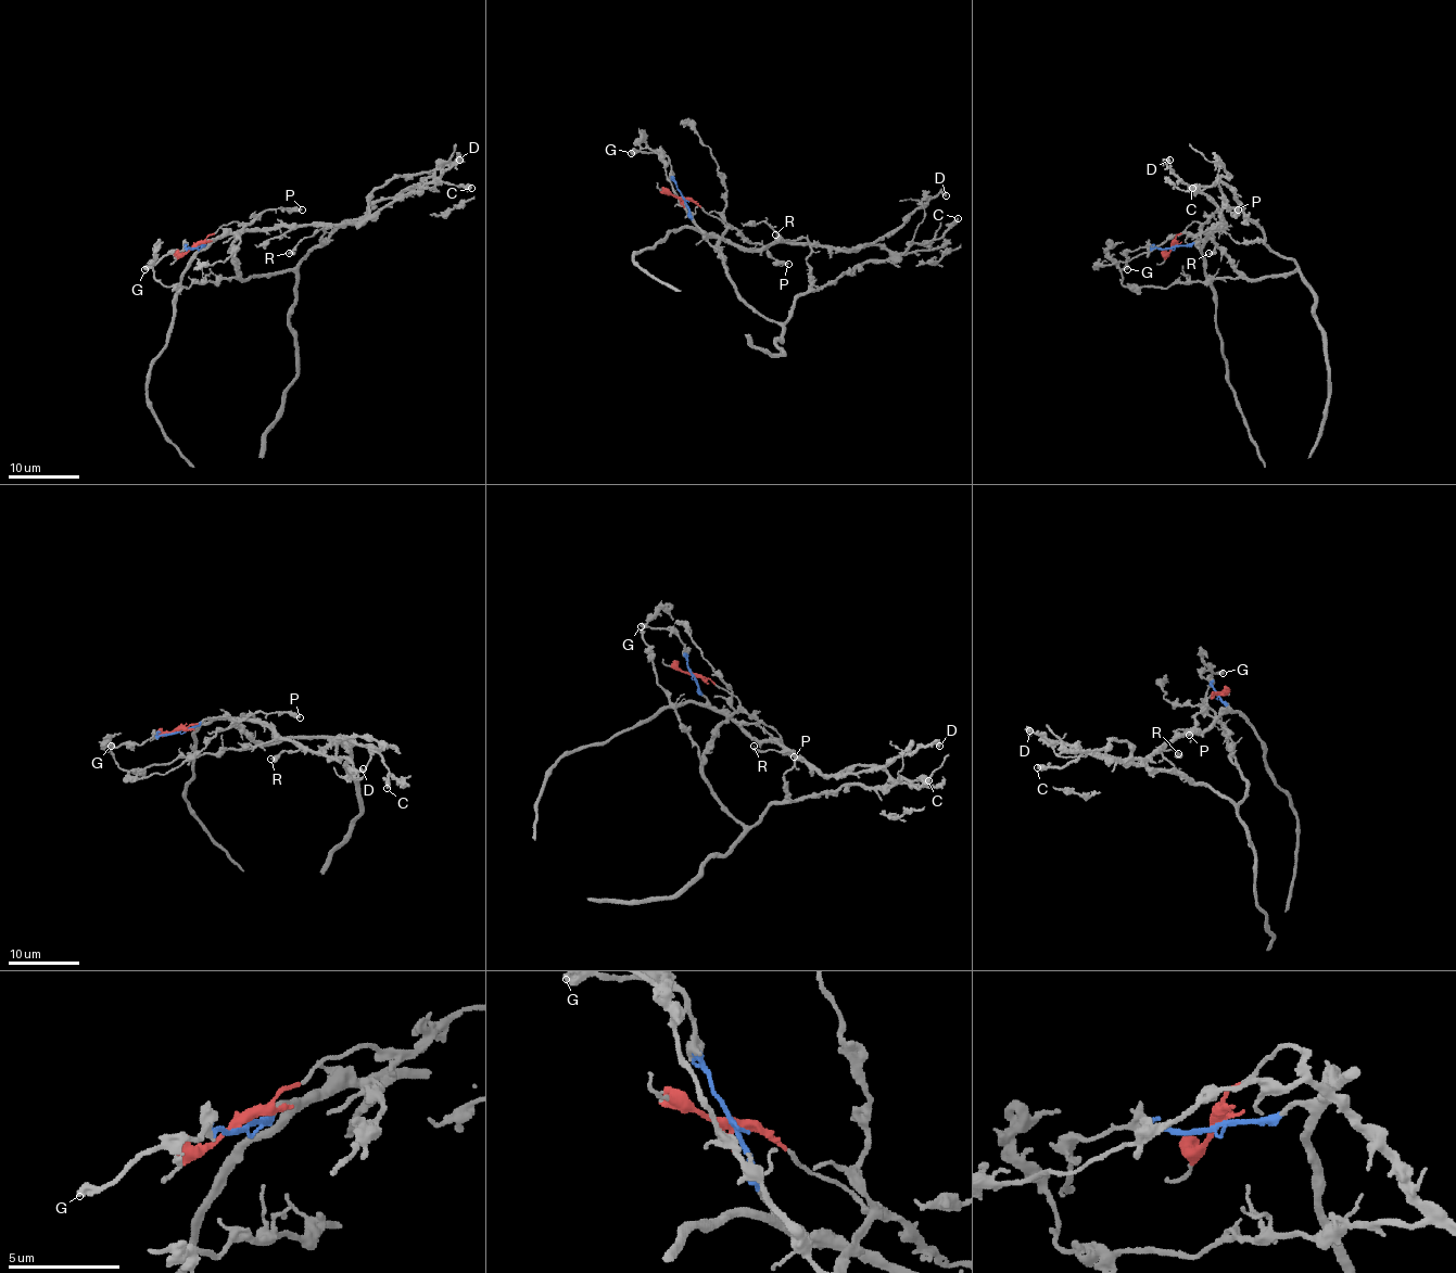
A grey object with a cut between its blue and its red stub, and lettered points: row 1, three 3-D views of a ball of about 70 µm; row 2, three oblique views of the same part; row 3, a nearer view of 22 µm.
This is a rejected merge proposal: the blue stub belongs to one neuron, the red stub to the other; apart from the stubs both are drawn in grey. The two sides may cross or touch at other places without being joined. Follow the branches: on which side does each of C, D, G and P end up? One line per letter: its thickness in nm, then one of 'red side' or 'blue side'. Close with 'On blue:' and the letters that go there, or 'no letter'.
C: 400 nm | red side
D: 280 nm | blue side
G: 420 nm | blue side
P: 400 nm | red side
On blue: D, G

